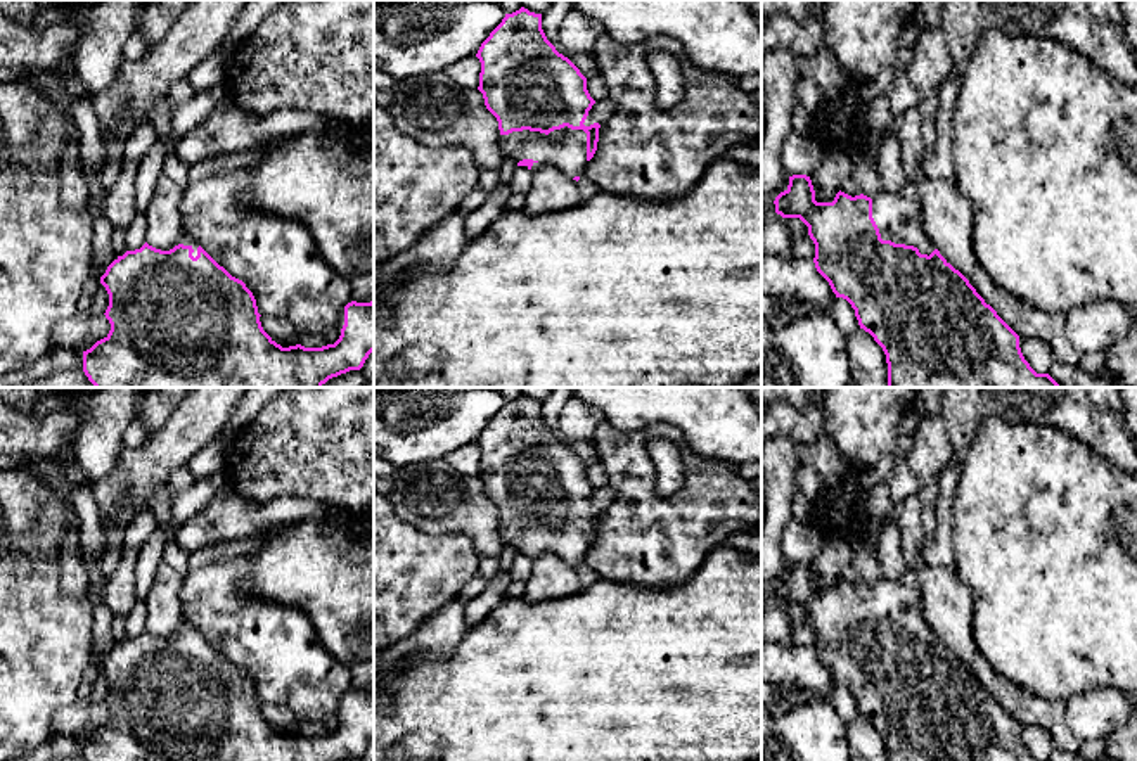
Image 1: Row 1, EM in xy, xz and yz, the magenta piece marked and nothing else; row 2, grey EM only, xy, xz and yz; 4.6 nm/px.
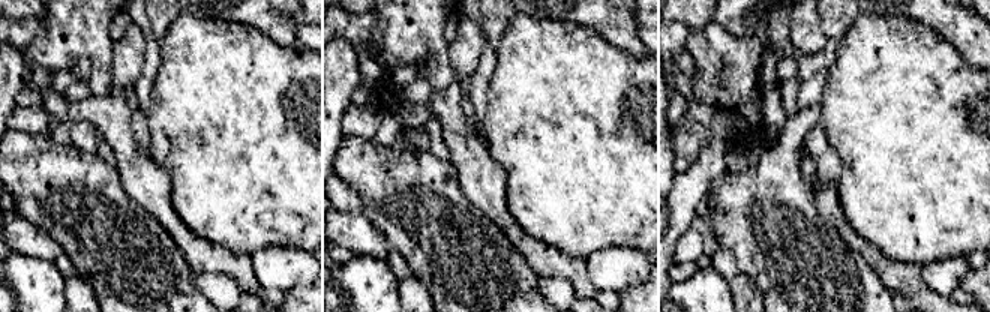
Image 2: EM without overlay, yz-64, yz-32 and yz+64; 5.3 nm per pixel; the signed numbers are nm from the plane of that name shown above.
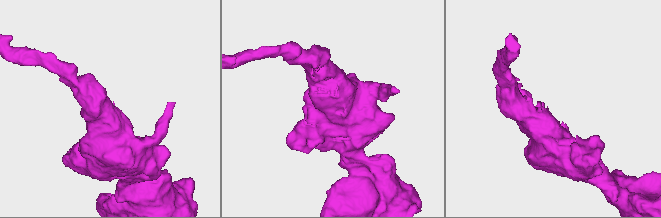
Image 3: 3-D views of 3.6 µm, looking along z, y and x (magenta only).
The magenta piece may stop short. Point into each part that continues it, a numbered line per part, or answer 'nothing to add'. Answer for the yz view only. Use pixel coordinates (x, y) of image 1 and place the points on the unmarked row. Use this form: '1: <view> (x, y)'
1: yz (899, 604)

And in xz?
1: xz (565, 537)

